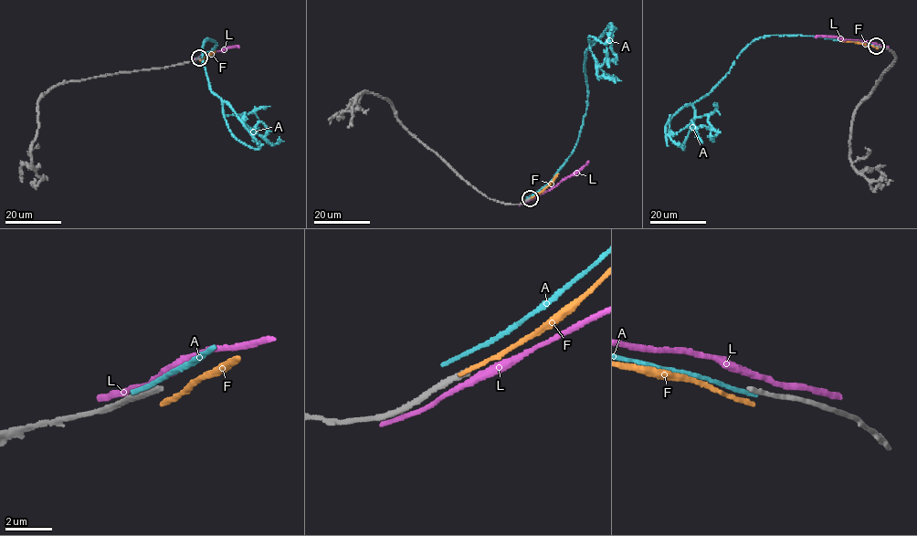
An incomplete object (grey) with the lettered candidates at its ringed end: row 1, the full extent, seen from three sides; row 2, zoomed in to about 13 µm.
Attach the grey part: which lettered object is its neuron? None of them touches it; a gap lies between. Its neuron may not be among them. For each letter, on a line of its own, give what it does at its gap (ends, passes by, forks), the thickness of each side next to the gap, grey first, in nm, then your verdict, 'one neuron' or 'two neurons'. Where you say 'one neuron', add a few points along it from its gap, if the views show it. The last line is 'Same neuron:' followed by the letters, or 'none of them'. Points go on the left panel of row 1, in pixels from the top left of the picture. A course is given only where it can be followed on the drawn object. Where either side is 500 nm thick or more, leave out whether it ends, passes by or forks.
A: it ends; calibres 240 and 200 nm; two neurons
F: it ends; calibres 240 and 200 nm; two neurons
L: it passes by; calibres 240 and 320 nm; two neurons
Same neuron: none of them

